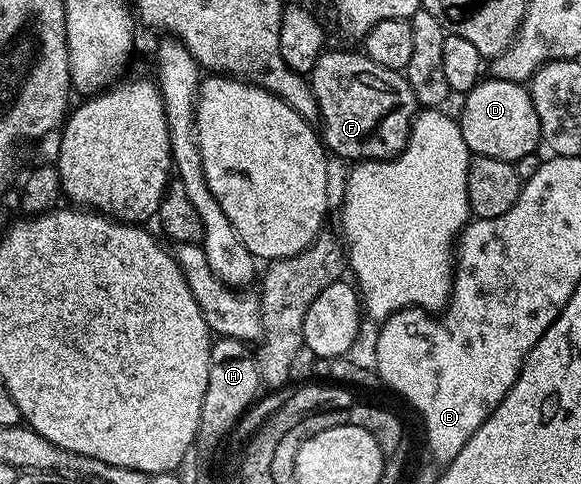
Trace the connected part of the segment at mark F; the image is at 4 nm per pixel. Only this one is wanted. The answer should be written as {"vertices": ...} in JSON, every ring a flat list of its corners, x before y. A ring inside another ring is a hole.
{"vertices":[[322,50,319,61,311,72,311,99,315,111,321,114,319,134,328,150,334,156,348,161,364,161,366,159,392,159,409,143,409,130,417,117,419,104,411,85,404,74,391,69,383,69,383,65,371,61,360,50,329,51]]}

